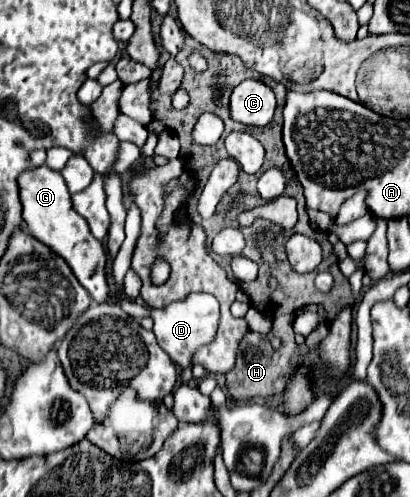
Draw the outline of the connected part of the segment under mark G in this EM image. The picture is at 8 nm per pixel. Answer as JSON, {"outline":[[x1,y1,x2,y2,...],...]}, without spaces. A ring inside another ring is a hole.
{"outline":[[28,167,18,177,18,189,20,189,20,201,22,201,22,219,32,237,48,245,54,253,58,253,72,269,80,285,92,295,96,303,106,303,110,297,110,289,106,283,106,251,98,239,90,233,86,221,74,211,70,205,72,197,68,193,68,187,58,171,52,171,48,167]]}

